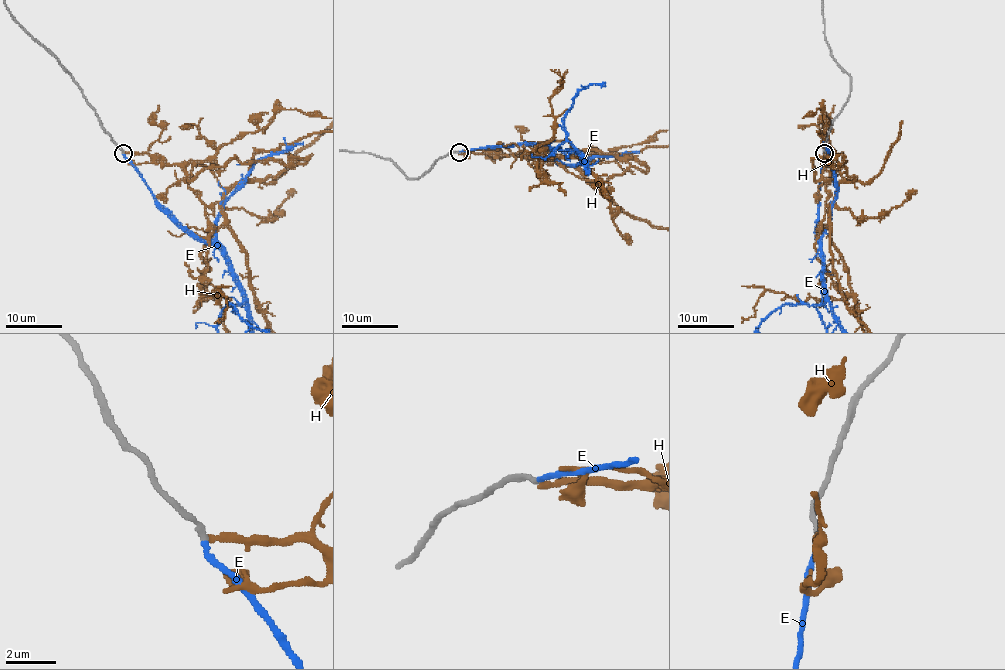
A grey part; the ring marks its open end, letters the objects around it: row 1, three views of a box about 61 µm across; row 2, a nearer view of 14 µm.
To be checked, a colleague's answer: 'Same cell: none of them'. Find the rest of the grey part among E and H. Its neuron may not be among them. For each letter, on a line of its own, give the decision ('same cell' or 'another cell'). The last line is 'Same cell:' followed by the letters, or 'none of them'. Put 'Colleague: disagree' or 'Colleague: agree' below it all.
E: same cell
H: another cell
Same cell: E
Colleague: disagree

